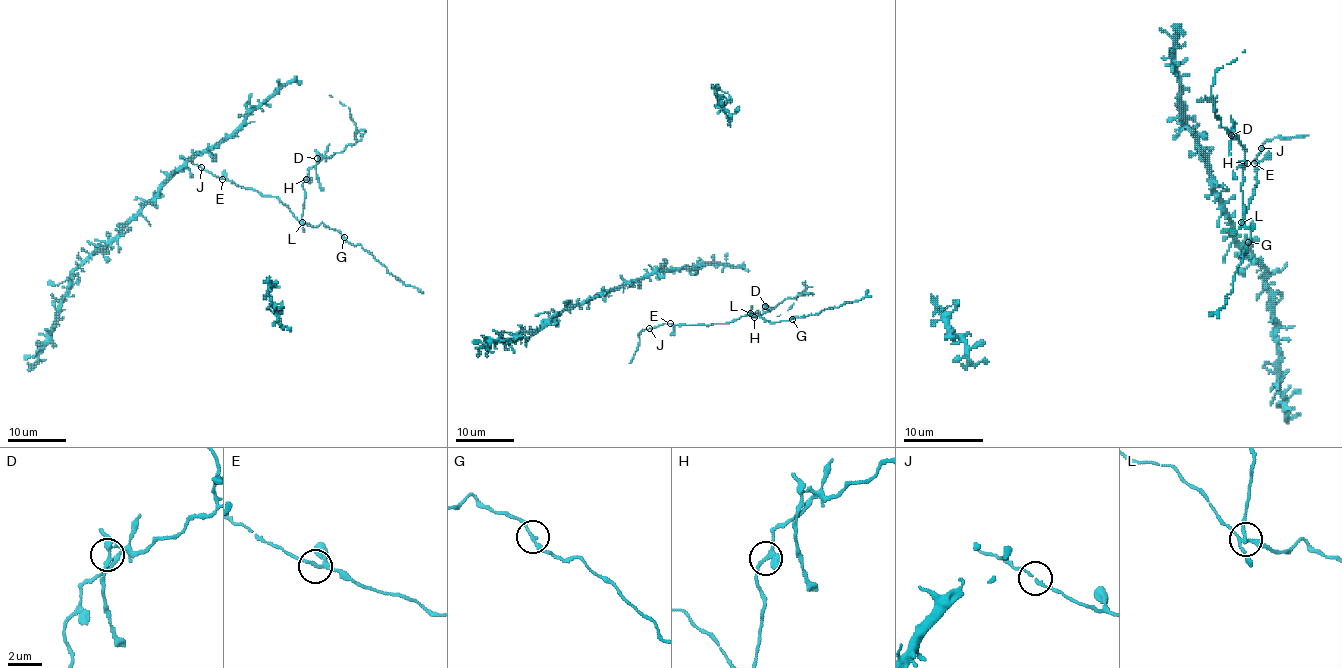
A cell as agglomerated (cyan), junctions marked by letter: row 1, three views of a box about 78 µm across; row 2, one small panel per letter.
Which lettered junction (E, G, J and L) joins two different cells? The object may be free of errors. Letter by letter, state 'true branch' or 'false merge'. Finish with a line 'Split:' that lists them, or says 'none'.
E: true branch
G: true branch
J: true branch
L: false merge
Split: L

